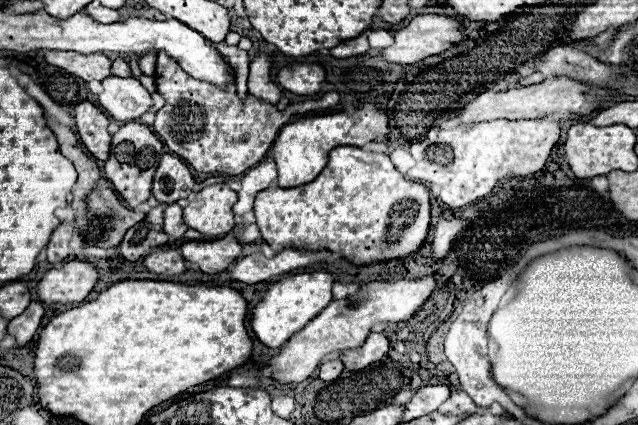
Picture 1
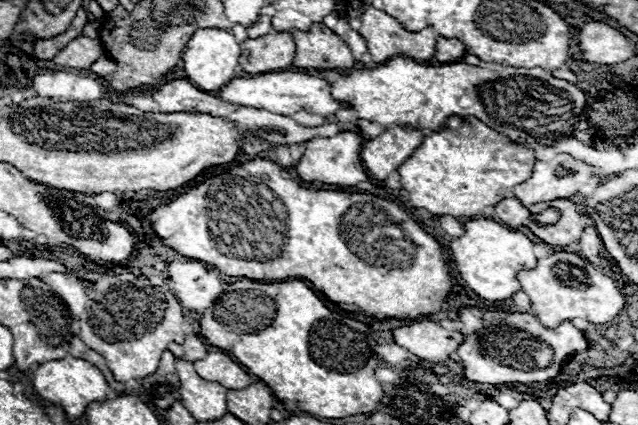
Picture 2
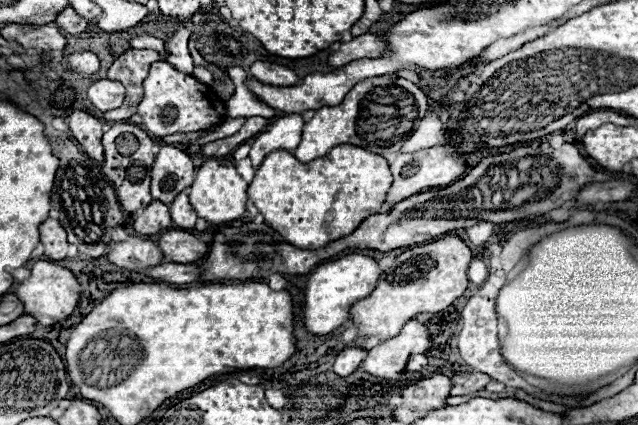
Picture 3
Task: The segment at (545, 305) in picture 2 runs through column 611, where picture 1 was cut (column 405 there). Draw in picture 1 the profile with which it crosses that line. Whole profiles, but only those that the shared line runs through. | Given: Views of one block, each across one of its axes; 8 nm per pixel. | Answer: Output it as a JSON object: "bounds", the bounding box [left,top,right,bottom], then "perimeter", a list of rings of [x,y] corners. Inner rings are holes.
{"bounds":[268,276,436,384],"perimeter":[[[436,276],[424,278],[394,278],[394,280],[374,280],[358,288],[356,294],[340,300],[332,300],[312,322],[306,324],[296,336],[292,336],[268,364],[272,366],[272,378],[284,384],[304,382],[314,374],[320,366],[322,358],[330,352],[342,352],[360,348],[372,326],[380,322],[404,322],[414,316],[416,310],[424,306],[424,302],[436,290]]]}

